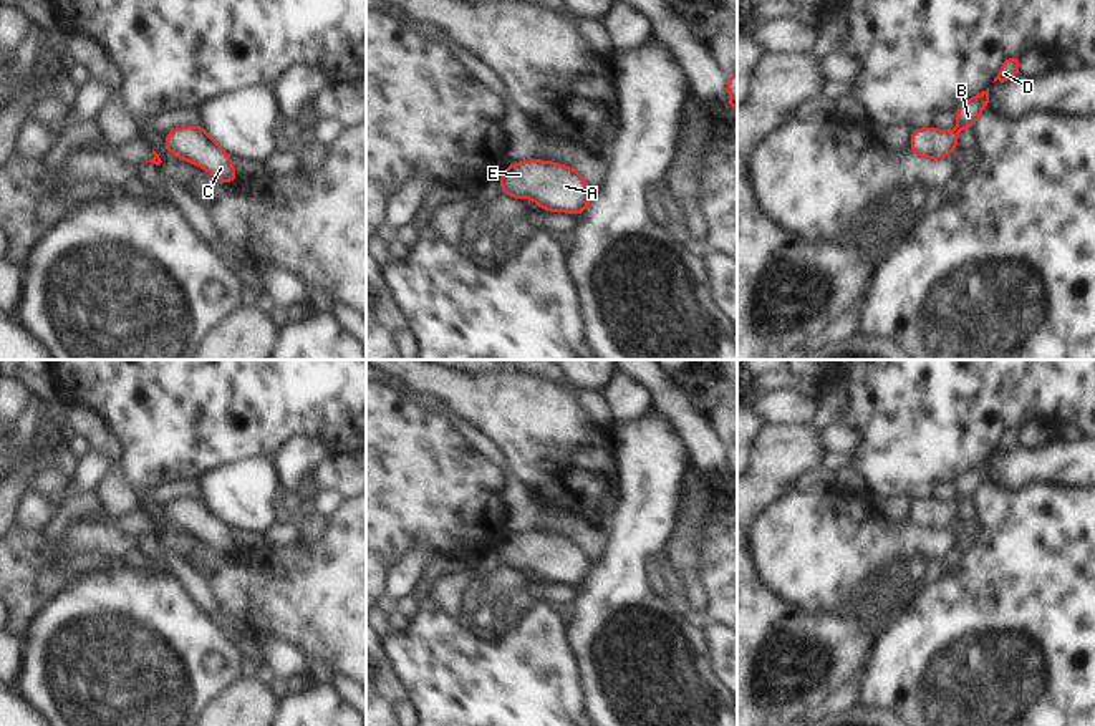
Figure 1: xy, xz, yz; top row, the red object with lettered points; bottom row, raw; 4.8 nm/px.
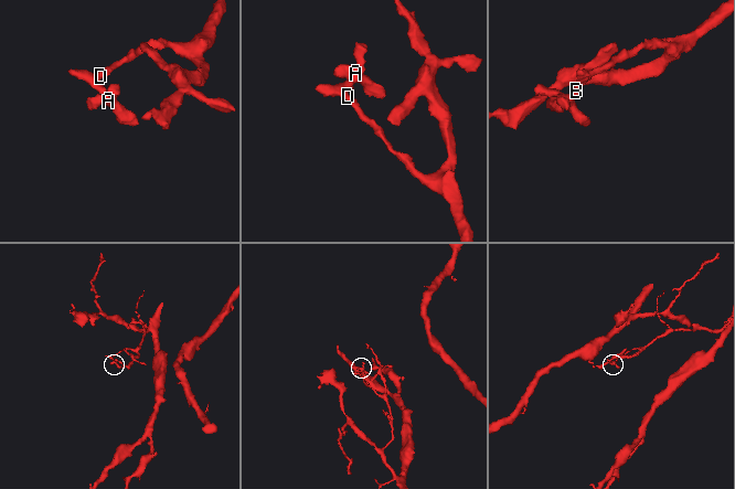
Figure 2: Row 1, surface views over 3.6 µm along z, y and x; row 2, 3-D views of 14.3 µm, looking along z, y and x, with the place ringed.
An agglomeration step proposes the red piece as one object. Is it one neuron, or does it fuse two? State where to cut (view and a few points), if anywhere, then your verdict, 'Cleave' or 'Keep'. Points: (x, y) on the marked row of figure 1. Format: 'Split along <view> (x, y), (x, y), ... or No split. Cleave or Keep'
No split. Keep

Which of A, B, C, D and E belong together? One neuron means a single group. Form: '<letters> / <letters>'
A B C D E

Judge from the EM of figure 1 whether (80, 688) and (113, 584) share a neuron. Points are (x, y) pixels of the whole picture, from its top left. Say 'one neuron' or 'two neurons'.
one neuron

